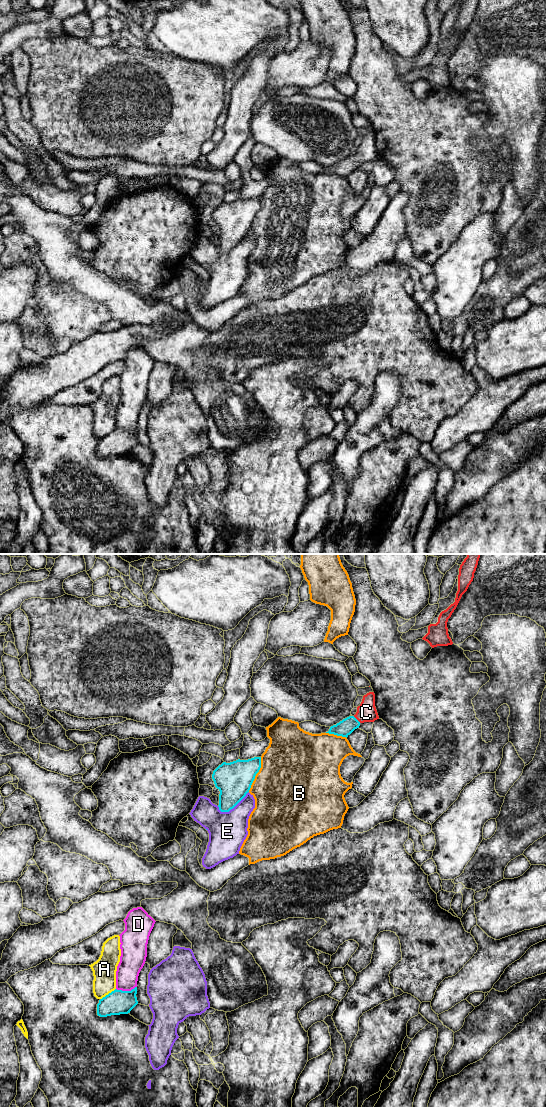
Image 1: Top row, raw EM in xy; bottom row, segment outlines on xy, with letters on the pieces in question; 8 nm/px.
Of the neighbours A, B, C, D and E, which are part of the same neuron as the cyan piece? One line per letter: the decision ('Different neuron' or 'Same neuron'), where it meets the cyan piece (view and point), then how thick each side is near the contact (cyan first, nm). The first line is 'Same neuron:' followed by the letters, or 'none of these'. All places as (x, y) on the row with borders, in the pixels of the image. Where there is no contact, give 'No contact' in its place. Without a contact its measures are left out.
Same neuron: C
A: Different neuron. Touches cyan at xy (108, 994). Thickness 200 nm (cyan) against 190 nm
B: Different neuron. Touches cyan at xy (256, 773). Thickness 280 nm (cyan) against 480 nm
C: Same neuron. Touches cyan at xy (356, 719). Thickness 130 nm (cyan) against 160 nm
D: Different neuron. Touches cyan at xy (126, 991). Thickness 200 nm (cyan) against 190 nm
E: Different neuron. Touches cyan at xy (233, 807). Thickness 280 nm (cyan) against 300 nm

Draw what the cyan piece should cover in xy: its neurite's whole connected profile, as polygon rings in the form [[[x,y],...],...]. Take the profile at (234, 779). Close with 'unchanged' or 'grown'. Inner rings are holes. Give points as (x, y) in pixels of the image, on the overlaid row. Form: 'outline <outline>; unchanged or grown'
outline [[[261,757],[223,762],[212,774],[215,787],[220,791],[219,810],[229,812],[249,792],[261,768]]]; unchanged

